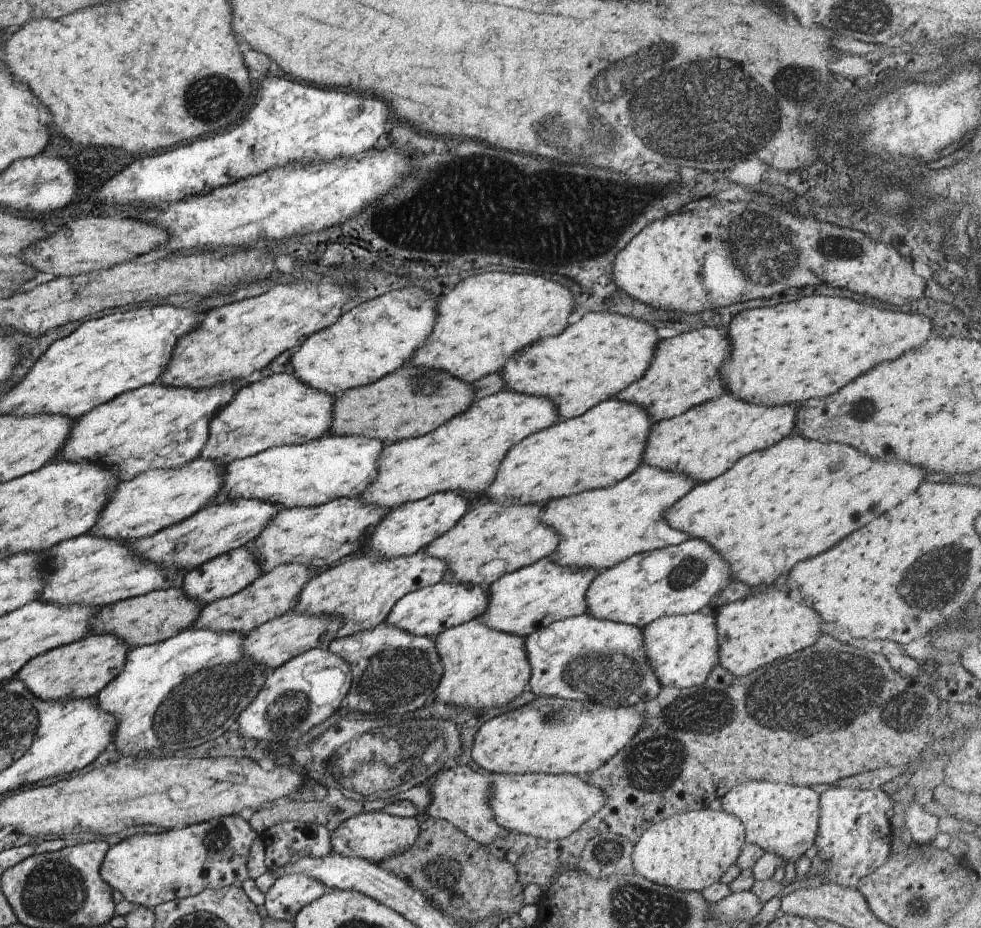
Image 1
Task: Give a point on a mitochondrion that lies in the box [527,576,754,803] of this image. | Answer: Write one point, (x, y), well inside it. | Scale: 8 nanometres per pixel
(614, 670)

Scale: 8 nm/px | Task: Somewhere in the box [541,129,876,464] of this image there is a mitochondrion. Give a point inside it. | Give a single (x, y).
(757, 251)

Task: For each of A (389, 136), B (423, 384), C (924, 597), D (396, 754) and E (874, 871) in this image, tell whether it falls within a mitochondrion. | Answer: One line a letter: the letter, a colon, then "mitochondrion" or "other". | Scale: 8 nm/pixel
A: other
B: mitochondrion
C: mitochondrion
D: mitochondrion
E: other

